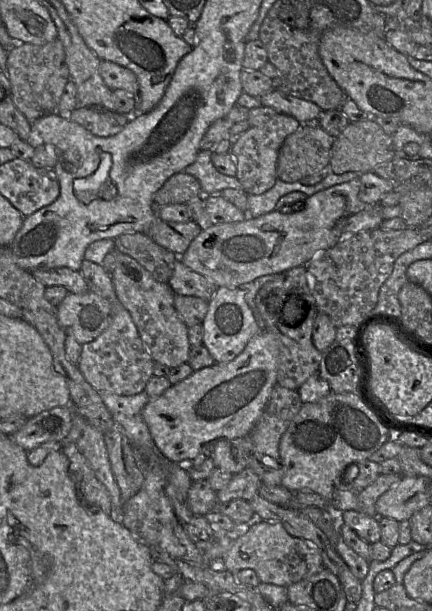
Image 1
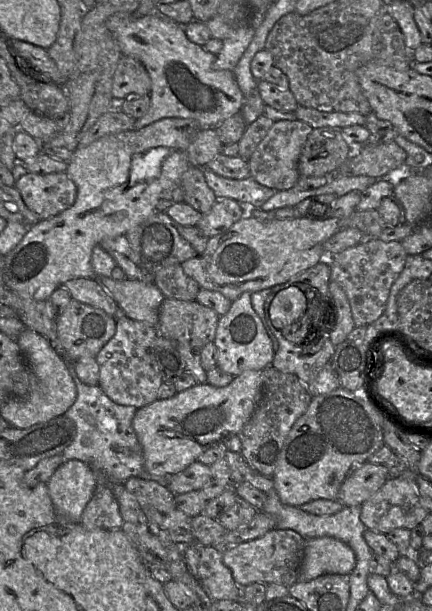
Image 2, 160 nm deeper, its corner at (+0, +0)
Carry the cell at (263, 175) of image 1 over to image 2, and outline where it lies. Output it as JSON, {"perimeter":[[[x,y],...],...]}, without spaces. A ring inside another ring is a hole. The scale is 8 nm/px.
{"perimeter":[[[297,119],[275,121],[247,161],[249,177],[276,191],[293,188],[300,177],[298,171],[299,157],[312,130],[313,128],[309,124]]]}

